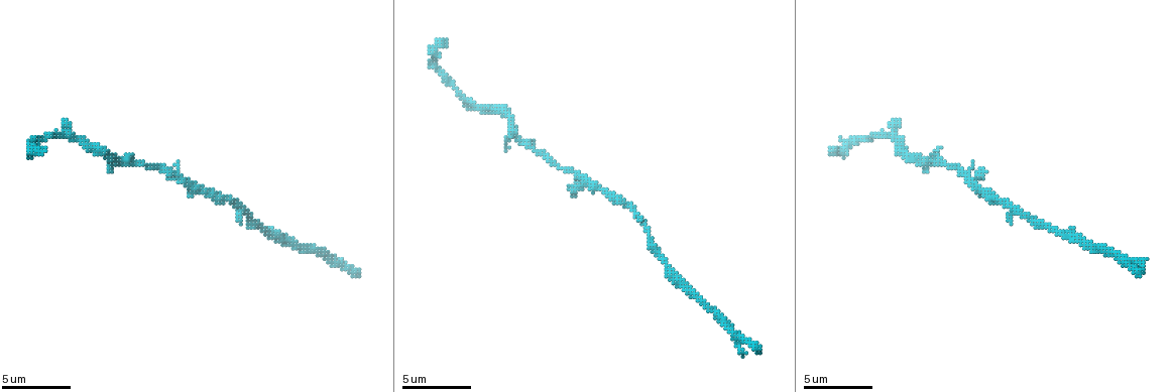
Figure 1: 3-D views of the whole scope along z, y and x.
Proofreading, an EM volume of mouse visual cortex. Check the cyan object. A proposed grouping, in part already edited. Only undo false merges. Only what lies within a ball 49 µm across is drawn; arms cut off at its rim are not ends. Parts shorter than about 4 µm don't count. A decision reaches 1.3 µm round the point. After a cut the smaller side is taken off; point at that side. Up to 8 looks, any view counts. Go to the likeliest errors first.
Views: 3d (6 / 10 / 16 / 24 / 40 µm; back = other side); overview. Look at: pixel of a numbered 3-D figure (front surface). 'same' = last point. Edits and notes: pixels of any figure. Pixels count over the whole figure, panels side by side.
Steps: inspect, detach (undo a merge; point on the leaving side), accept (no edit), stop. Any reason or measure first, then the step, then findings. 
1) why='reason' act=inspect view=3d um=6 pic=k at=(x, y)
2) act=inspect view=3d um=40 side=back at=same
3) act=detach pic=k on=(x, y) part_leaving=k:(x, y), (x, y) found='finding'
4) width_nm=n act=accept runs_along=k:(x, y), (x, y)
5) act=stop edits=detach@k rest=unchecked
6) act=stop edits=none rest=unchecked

why='calibre changes' act=inspect view=3d um=10 pic=1 at=(318, 249)

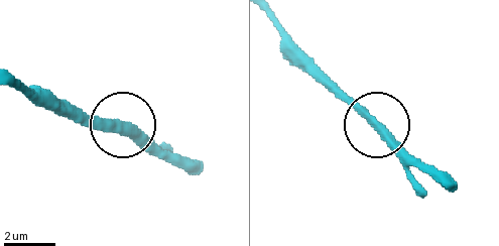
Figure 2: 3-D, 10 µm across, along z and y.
act=inspect view=3d um=6 pic=2 at=(376, 125)

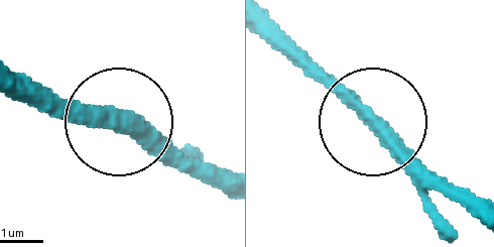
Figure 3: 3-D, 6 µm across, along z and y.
act=accept runs_along=3:(10, 70), (140, 128), (191, 174) found='one neuron here'

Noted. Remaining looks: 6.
act=inspect view=3d um=16 pic=1 at=(602, 191)

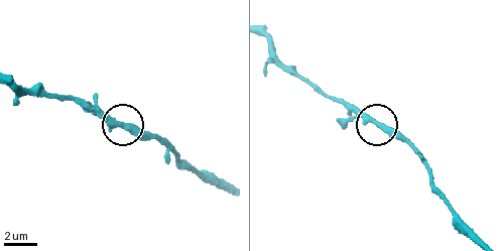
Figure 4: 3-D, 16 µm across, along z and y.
why='other side' act=inspect view=3d um=16 side=back pic=4 at=(376, 122)

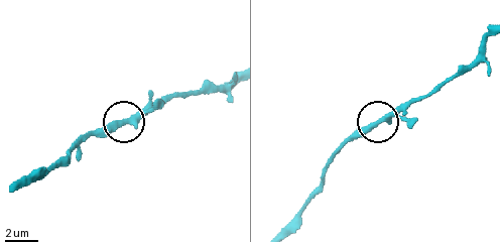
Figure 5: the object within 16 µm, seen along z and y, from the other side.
width_nm=380 act=accept found='continuous, no second neuron'

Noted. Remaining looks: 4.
why='thick turns thin' act=inspect view=3d um=6 pic=1 at=(134, 160)

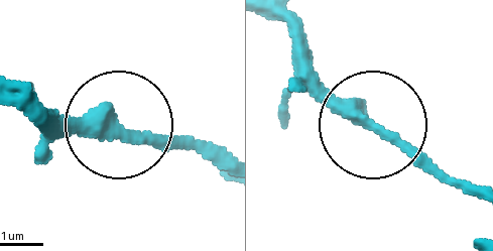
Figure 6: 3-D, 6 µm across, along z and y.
act=inspect view=3d um=6 side=back pic=6 at=(114, 132)

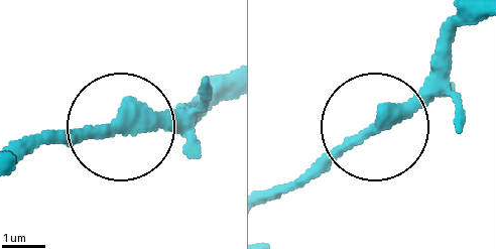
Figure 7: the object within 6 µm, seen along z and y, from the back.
act=accept runs_along=7:(266, 200), (332, 167), (447, 51) found='all the same neuron'

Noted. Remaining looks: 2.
why='sudden change in width' act=inspect view=3d um=16 pic=1 at=(78, 138)

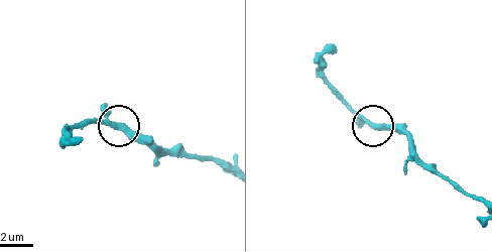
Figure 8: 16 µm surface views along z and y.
act=accept runs_along=8:(227, 166), (170, 154), (114, 124), (87, 124) found='one neuron here'

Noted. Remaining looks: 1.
act=stop edits=none rest=unchecked

